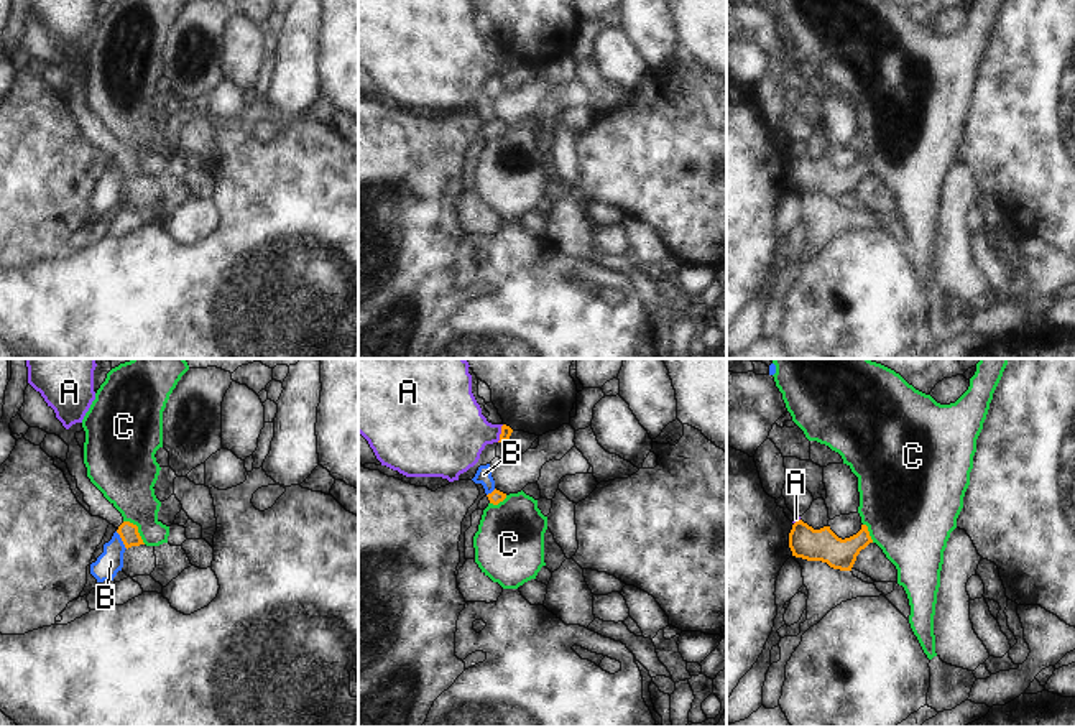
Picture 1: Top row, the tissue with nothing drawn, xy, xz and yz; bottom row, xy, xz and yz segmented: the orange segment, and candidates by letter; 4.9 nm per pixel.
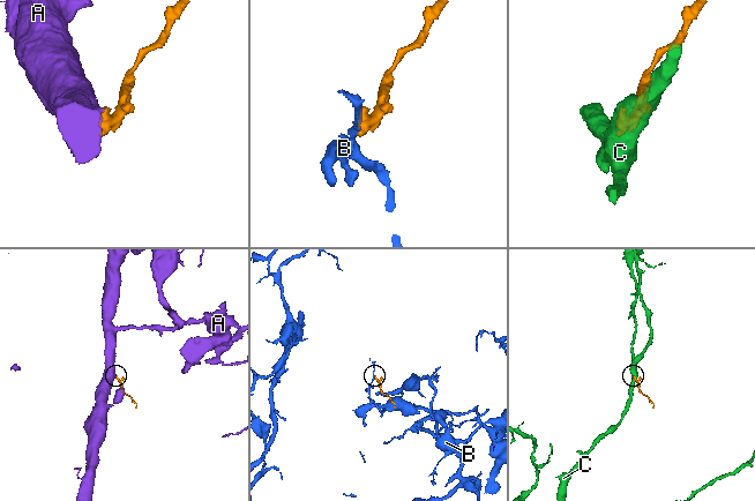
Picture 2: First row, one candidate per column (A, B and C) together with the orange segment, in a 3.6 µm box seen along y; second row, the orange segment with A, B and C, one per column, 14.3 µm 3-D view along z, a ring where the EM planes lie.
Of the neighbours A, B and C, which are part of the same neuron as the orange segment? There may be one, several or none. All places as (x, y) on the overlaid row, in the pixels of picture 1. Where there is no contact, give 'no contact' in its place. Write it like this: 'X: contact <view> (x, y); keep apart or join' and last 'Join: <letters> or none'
A: contact xz (502, 433); keep apart
B: contact xy (122, 540); keep apart
C: contact xy (137, 528); keep apart
Join: none

